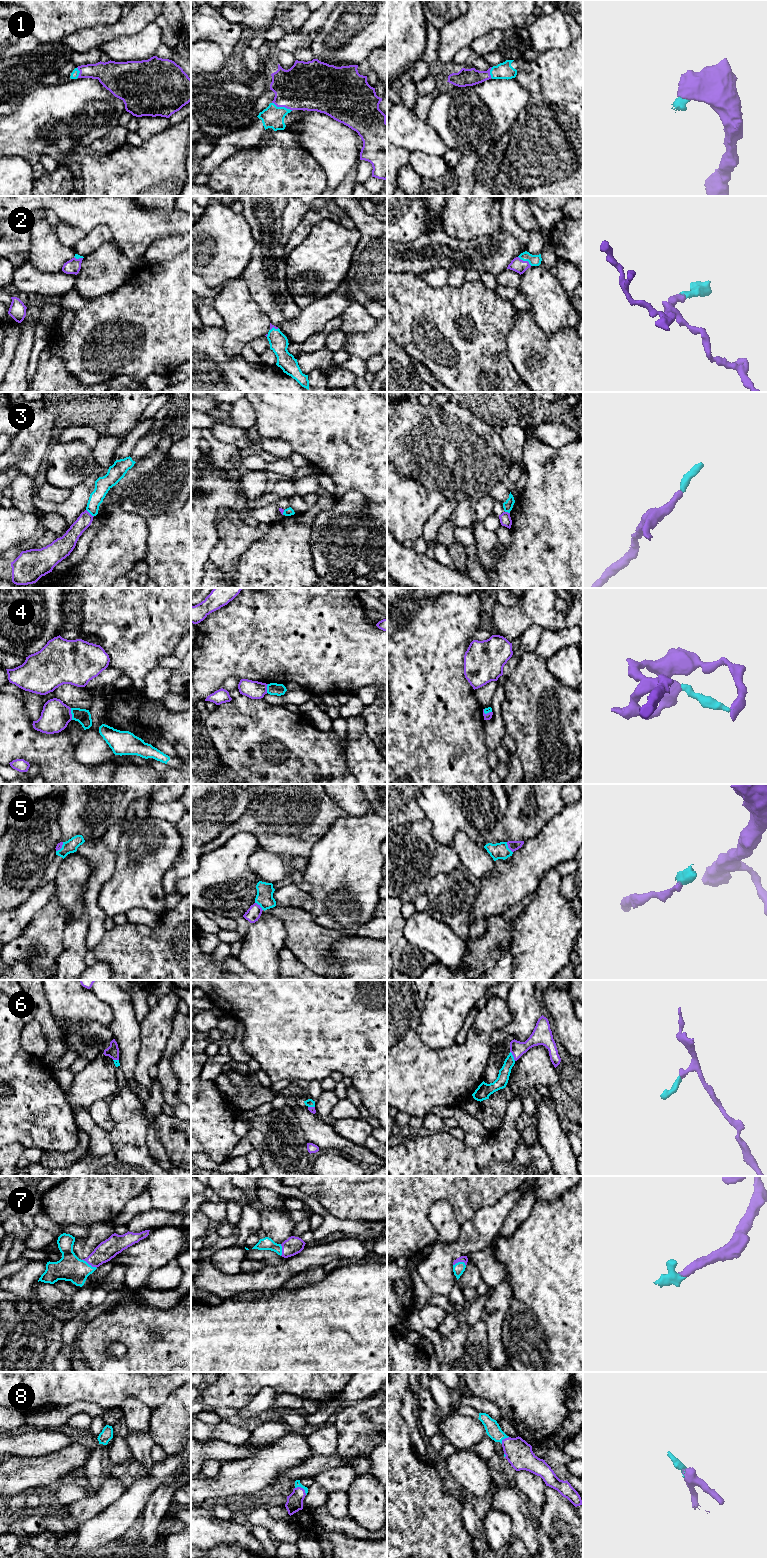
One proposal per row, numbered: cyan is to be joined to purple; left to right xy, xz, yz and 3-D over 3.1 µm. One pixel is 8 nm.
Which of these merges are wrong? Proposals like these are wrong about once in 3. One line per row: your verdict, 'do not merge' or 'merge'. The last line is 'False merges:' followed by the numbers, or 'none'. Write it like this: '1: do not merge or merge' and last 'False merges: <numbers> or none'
1: merge
2: merge
3: do not merge
4: do not merge
5: do not merge
6: merge
7: merge
8: merge
False merges: 3, 4, 5

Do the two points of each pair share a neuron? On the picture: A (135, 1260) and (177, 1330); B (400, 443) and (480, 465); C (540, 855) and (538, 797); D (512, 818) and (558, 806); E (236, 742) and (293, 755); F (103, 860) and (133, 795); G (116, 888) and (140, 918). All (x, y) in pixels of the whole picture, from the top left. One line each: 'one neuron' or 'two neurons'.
A: two neurons
B: one neuron
C: two neurons
D: one neuron
E: one neuron
F: two neurons
G: two neurons

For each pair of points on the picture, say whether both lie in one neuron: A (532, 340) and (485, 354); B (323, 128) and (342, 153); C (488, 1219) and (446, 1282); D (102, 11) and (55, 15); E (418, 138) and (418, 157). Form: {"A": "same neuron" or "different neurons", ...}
{"A": "different neurons", "B": "same neuron", "C": "same neuron", "D": "same neuron", "E": "different neurons"}

